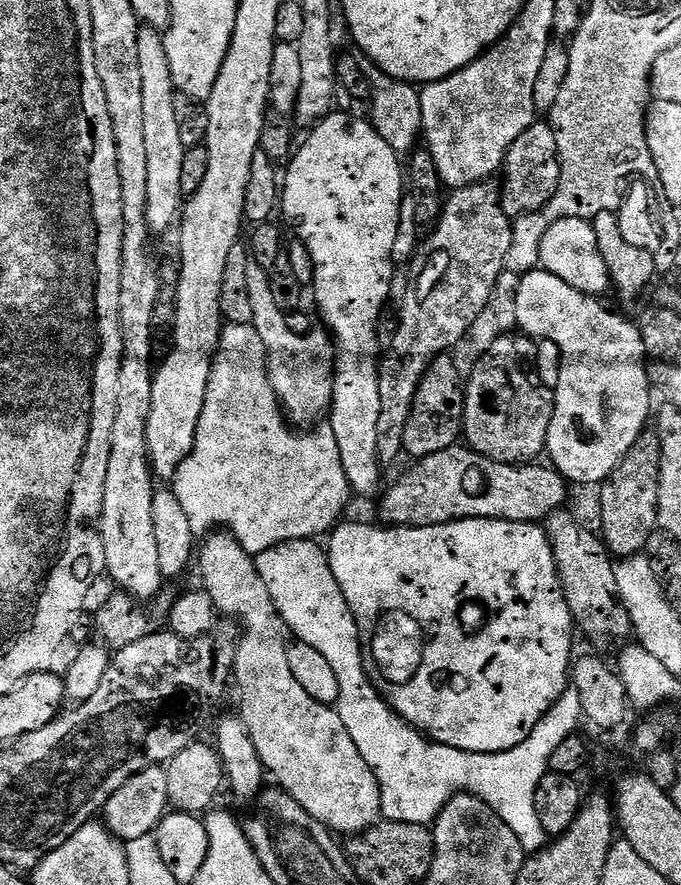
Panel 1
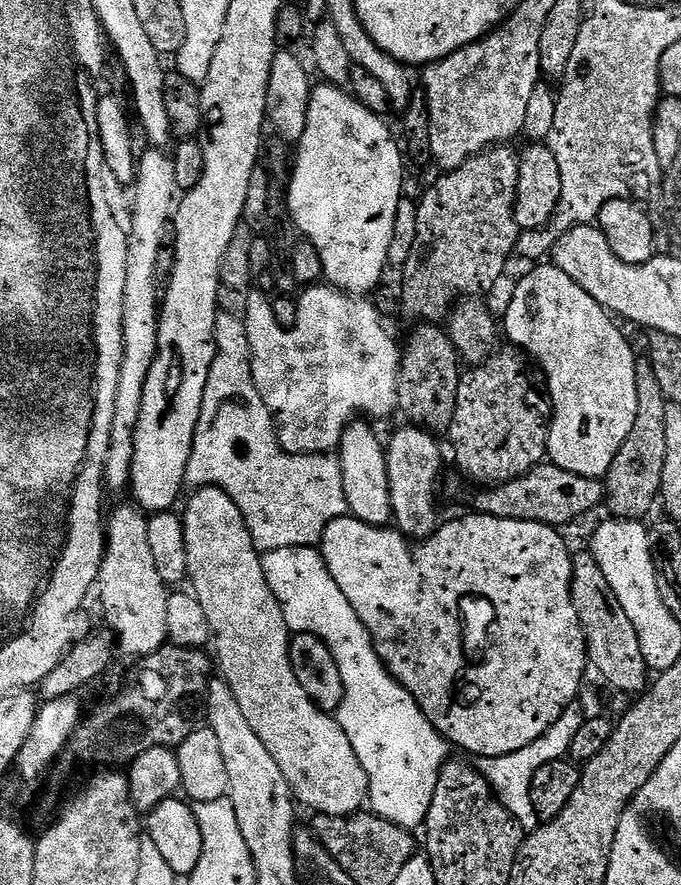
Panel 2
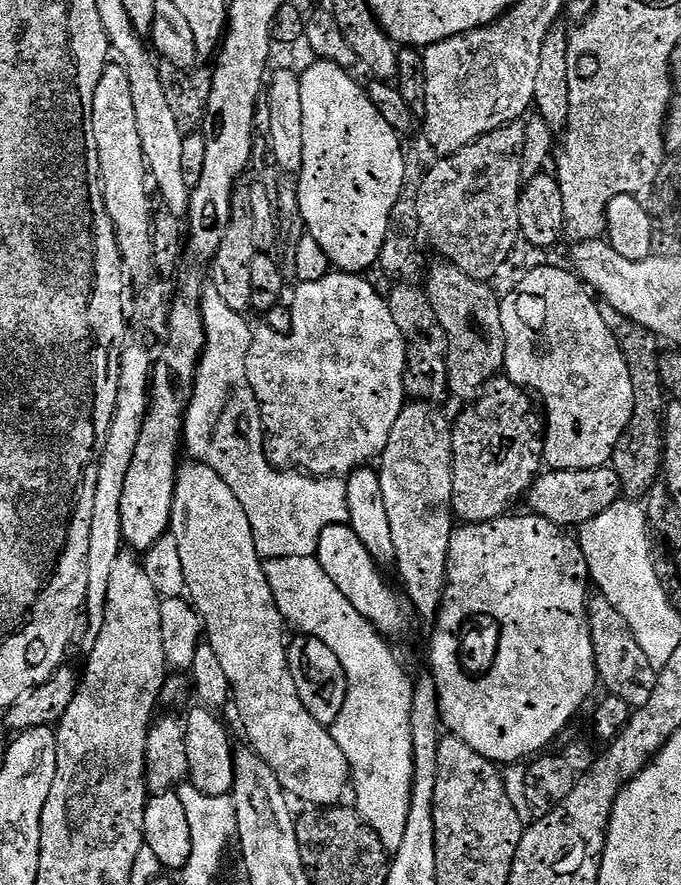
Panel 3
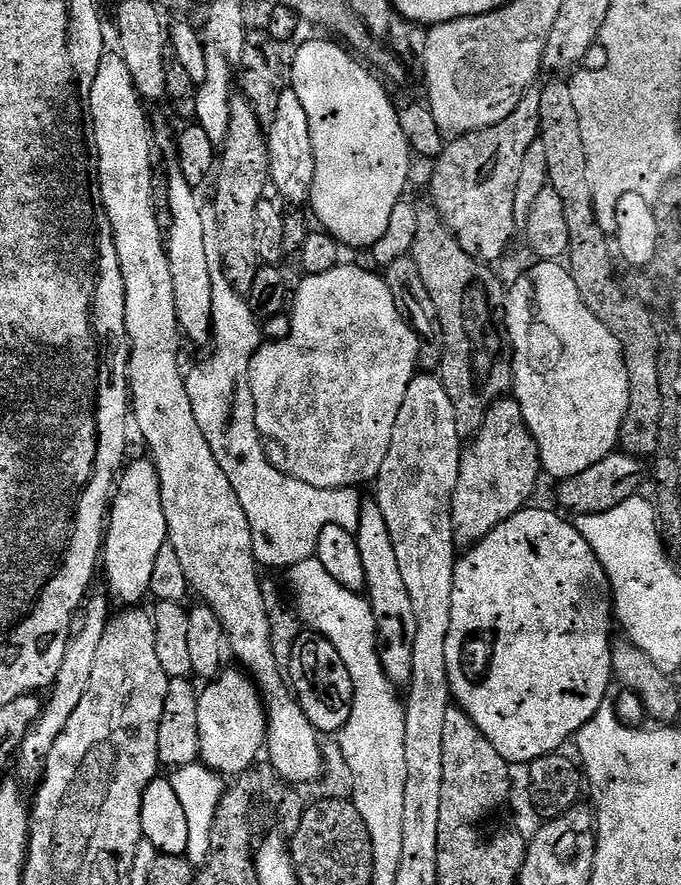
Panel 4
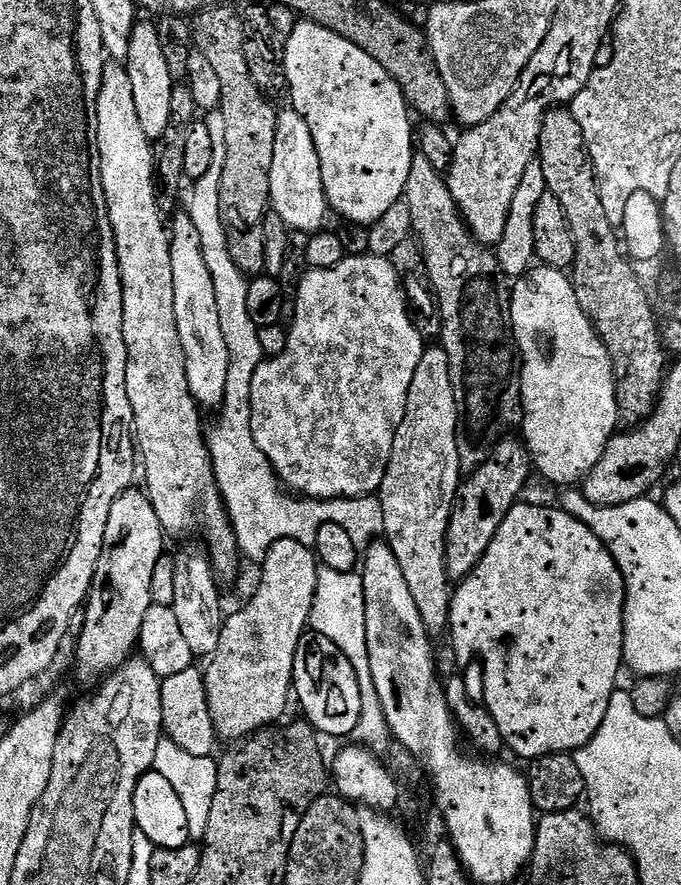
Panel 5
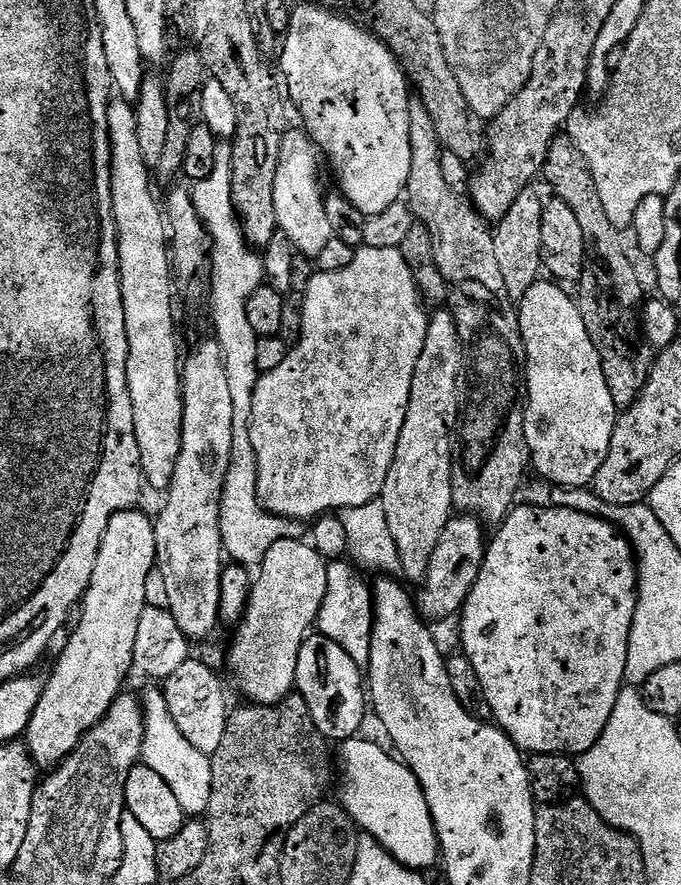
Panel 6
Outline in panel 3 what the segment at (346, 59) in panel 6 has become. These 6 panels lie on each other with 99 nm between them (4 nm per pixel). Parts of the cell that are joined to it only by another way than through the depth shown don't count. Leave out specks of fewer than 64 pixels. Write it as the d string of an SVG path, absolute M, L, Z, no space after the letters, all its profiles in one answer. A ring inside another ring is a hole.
M312 62L305 72L299 73L300 85L302 86L302 166L298 173L298 183L296 193L298 202L302 210L302 218L307 235L314 237L318 241L318 246L326 250L326 258L330 258L333 269L341 272L354 272L357 274L367 273L367 268L371 264L375 265L380 259L380 251L383 249L383 243L386 242L388 228L391 228L394 219L393 212L396 211L396 205L400 203L404 192L404 152L400 149L401 137L391 128L390 124L382 118L378 109L371 102L367 91L358 81L352 77L353 73L346 68L339 68L337 65L325 62Z

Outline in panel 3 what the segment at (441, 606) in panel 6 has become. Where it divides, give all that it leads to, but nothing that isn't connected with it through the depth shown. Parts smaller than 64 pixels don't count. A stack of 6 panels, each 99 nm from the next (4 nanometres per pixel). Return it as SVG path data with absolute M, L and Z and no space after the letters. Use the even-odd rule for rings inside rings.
M501 374L489 380L480 395L452 424L452 511L457 521L481 524L505 515L516 499L523 497L542 471L546 420L532 405L533 397L507 376Z

